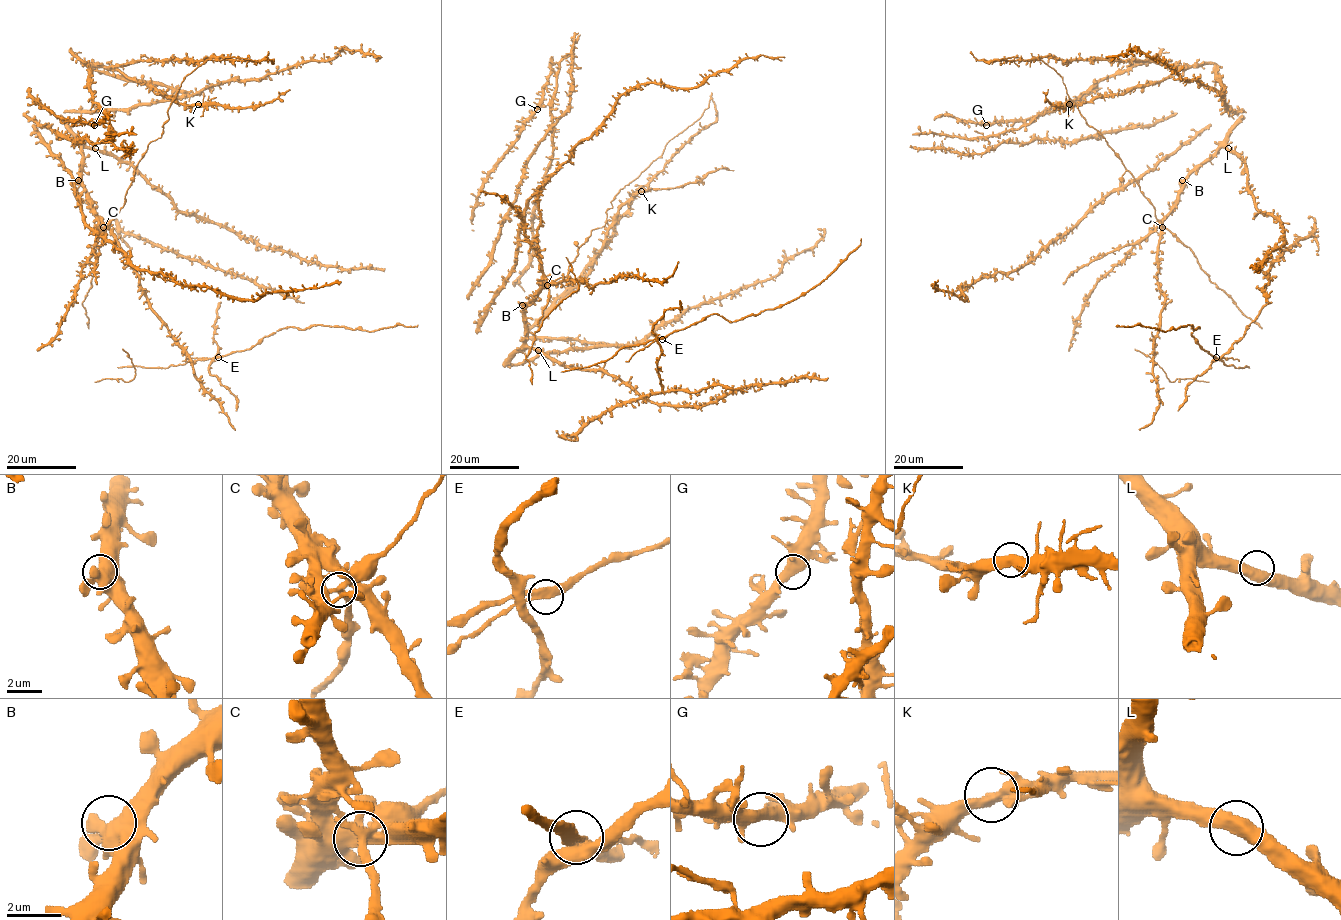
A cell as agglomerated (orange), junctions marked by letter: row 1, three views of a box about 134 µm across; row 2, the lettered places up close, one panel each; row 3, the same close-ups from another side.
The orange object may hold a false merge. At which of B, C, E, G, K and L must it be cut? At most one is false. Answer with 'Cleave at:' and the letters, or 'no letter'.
Cleave at: E

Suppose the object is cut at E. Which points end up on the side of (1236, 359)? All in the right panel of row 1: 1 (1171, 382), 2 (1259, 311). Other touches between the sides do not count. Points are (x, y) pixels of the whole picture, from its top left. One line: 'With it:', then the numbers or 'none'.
With it: 2

